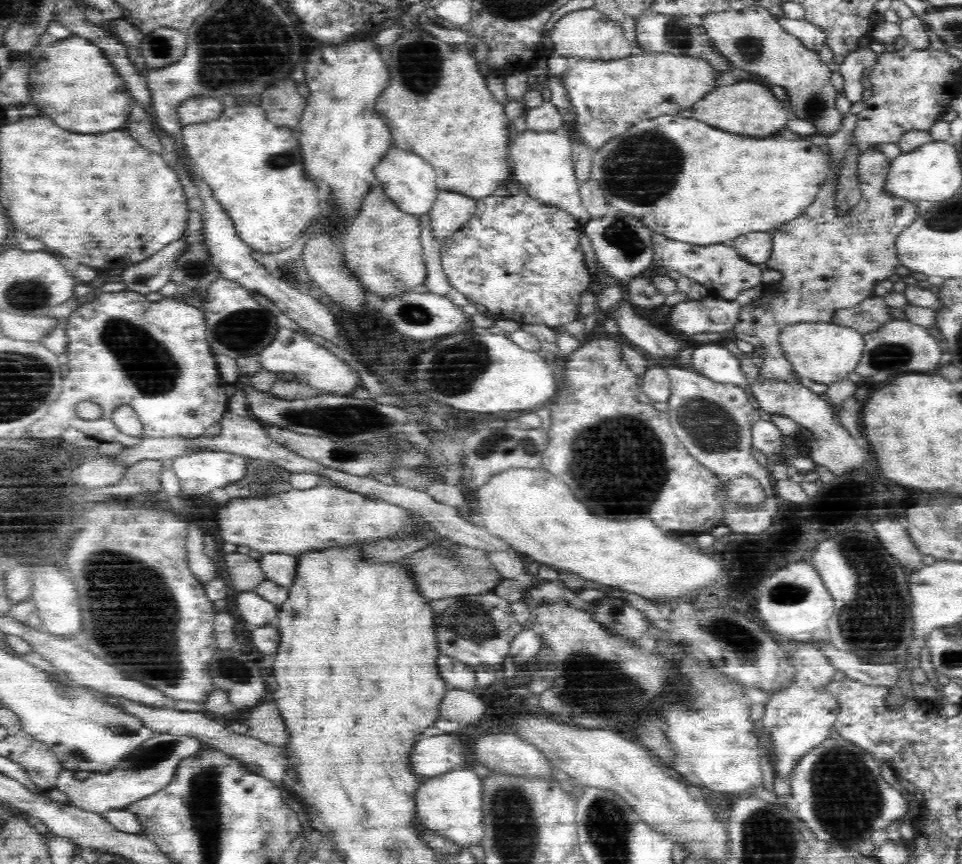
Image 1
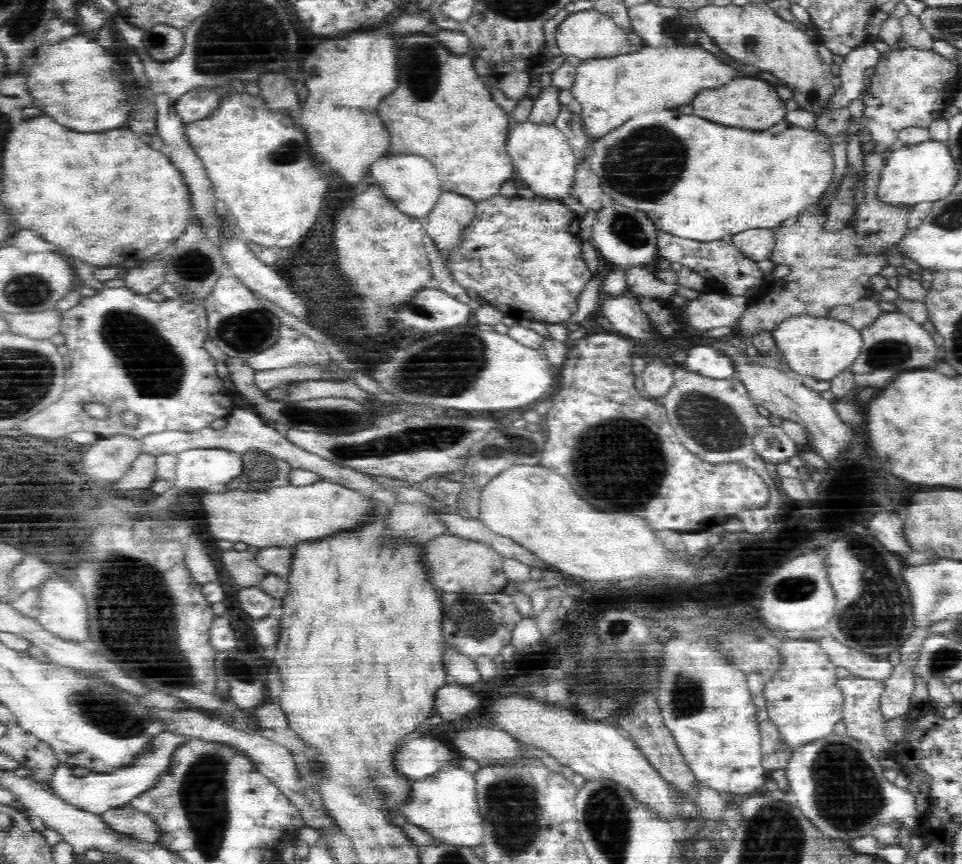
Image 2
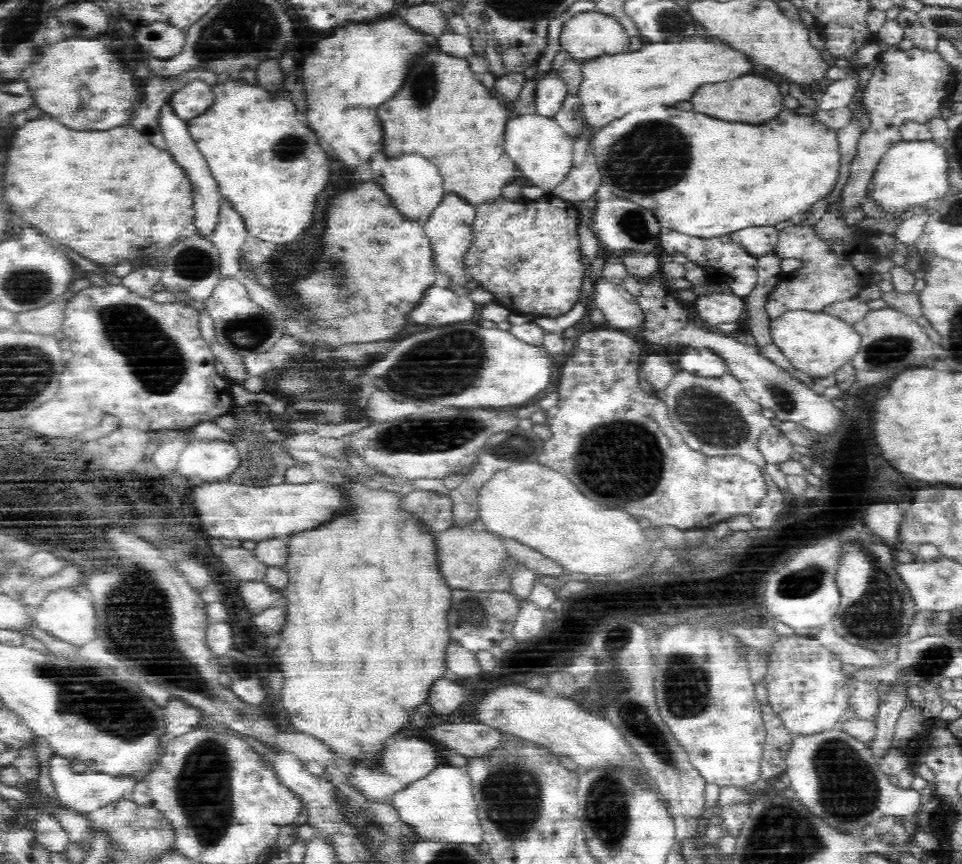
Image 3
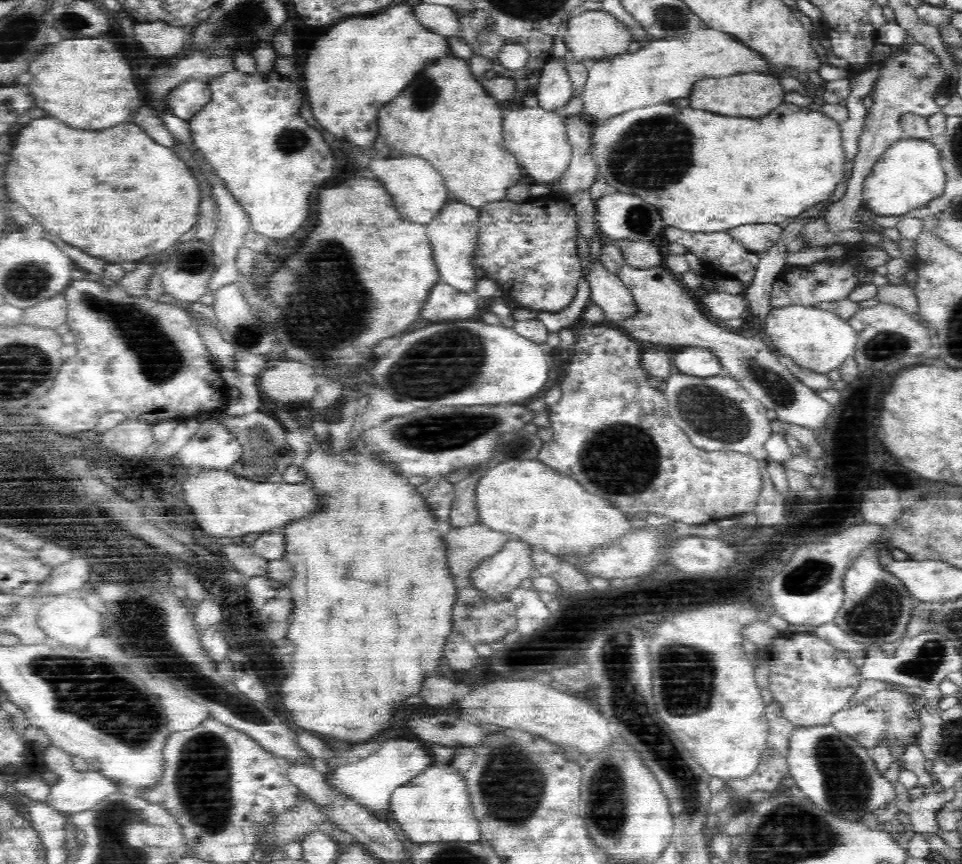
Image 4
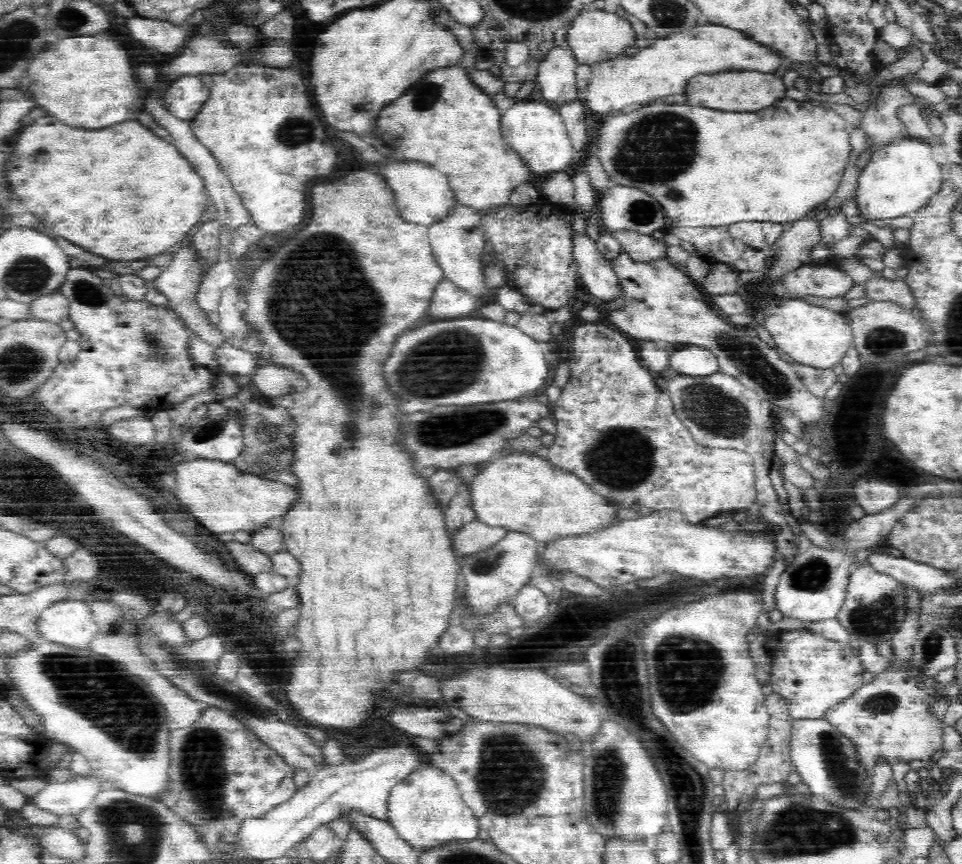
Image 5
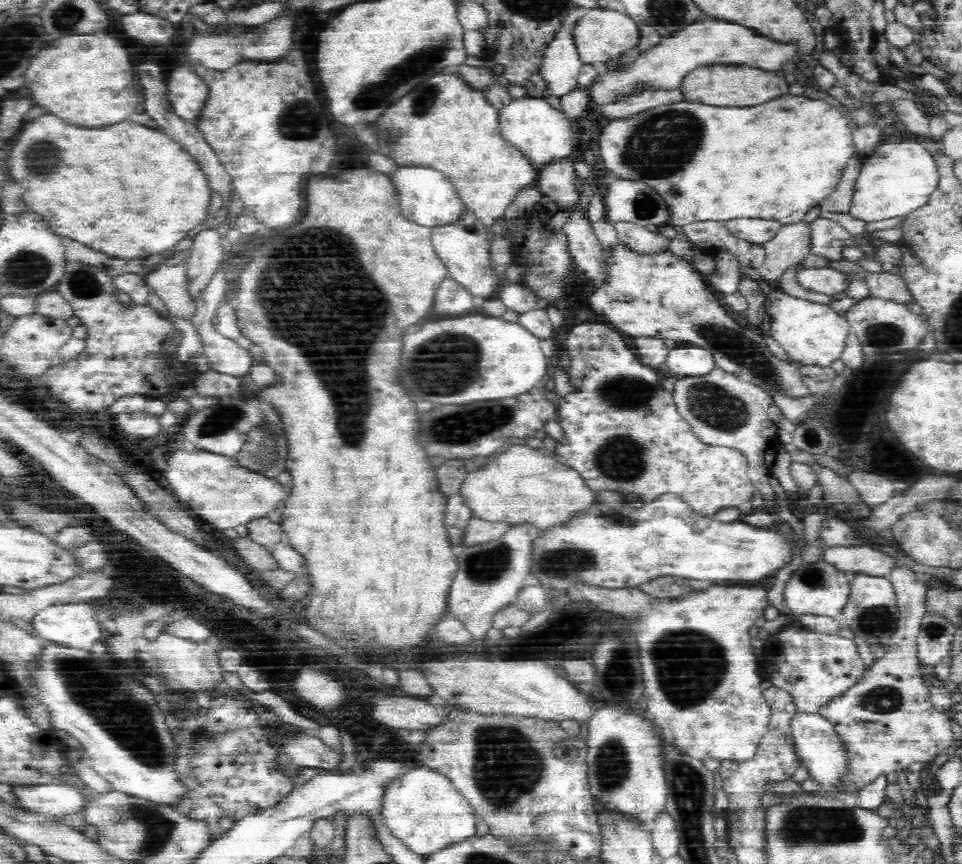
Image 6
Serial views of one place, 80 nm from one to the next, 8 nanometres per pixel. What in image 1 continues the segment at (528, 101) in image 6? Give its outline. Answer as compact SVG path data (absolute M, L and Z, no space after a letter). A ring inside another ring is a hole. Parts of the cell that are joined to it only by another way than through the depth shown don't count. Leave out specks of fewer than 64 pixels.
M557 130L513 131L510 142L510 158L512 158L512 178L522 186L526 194L542 203L556 205L566 210L571 216L582 223L587 222L591 215L583 206L579 194L579 181L572 156L572 147L566 134Z

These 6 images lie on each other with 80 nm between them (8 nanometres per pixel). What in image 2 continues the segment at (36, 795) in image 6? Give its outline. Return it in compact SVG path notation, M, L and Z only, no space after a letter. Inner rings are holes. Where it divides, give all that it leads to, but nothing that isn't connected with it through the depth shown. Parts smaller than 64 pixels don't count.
M166 731L162 732L155 736L150 750L140 756L138 762L111 773L89 772L85 776L75 776L69 764L56 762L56 766L52 768L51 780L48 782L49 789L55 796L64 800L64 803L95 815L108 810L108 808L123 808L128 804L130 805L132 798L145 792L146 788L152 784L152 780L156 780L156 776L168 764L168 756L172 752L173 745L180 740L184 740L184 736L181 734L174 735Z

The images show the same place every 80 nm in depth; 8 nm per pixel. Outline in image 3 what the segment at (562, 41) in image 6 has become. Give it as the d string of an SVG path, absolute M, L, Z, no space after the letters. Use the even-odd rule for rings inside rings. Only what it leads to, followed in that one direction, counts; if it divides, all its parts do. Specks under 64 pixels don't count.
M550 68L538 78L535 89L535 106L538 114L555 116L568 98L568 84L558 75L558 70Z

